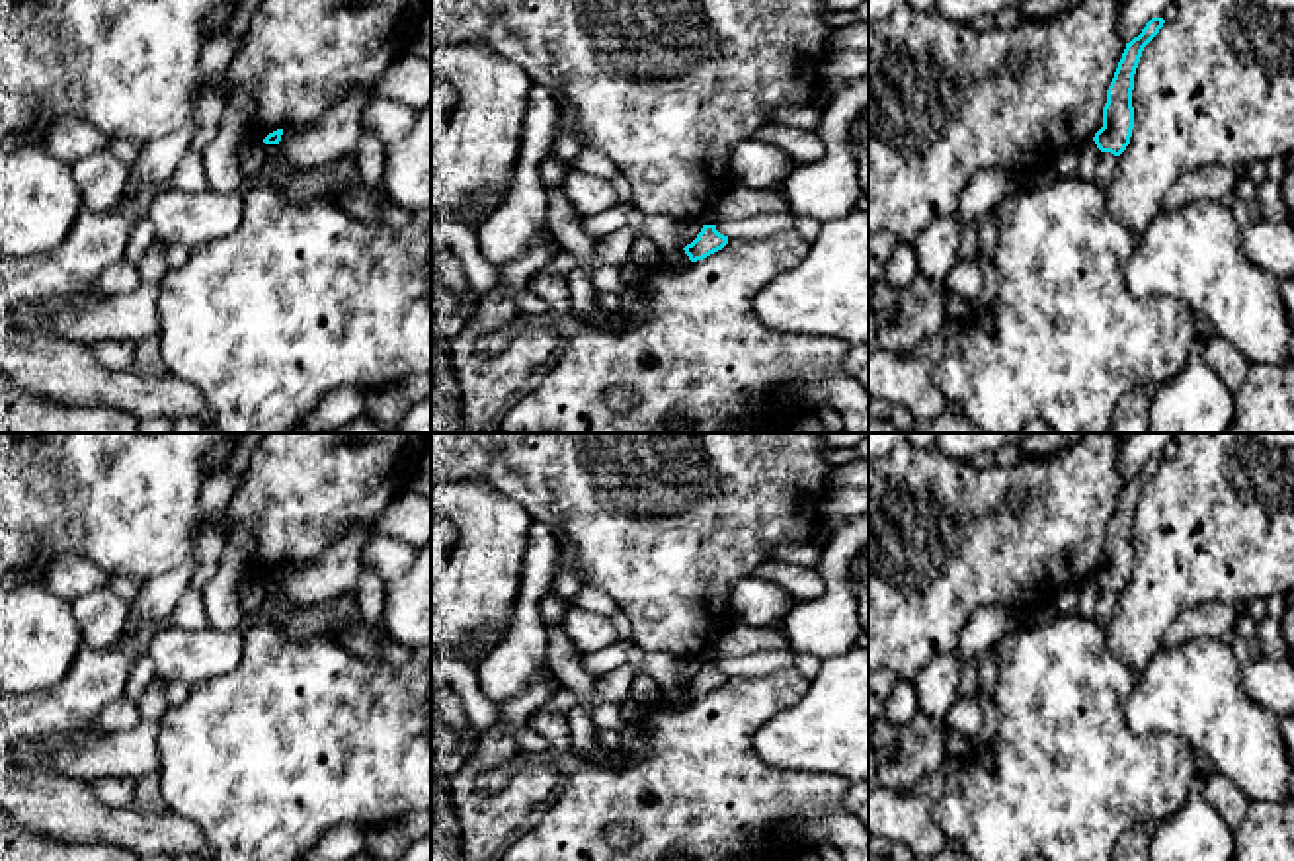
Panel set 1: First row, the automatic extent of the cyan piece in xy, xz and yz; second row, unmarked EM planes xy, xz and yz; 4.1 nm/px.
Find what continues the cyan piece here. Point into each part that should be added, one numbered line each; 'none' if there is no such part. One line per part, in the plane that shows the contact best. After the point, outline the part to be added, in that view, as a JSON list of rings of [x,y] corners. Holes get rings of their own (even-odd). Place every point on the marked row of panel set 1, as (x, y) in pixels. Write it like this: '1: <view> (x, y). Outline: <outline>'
none

